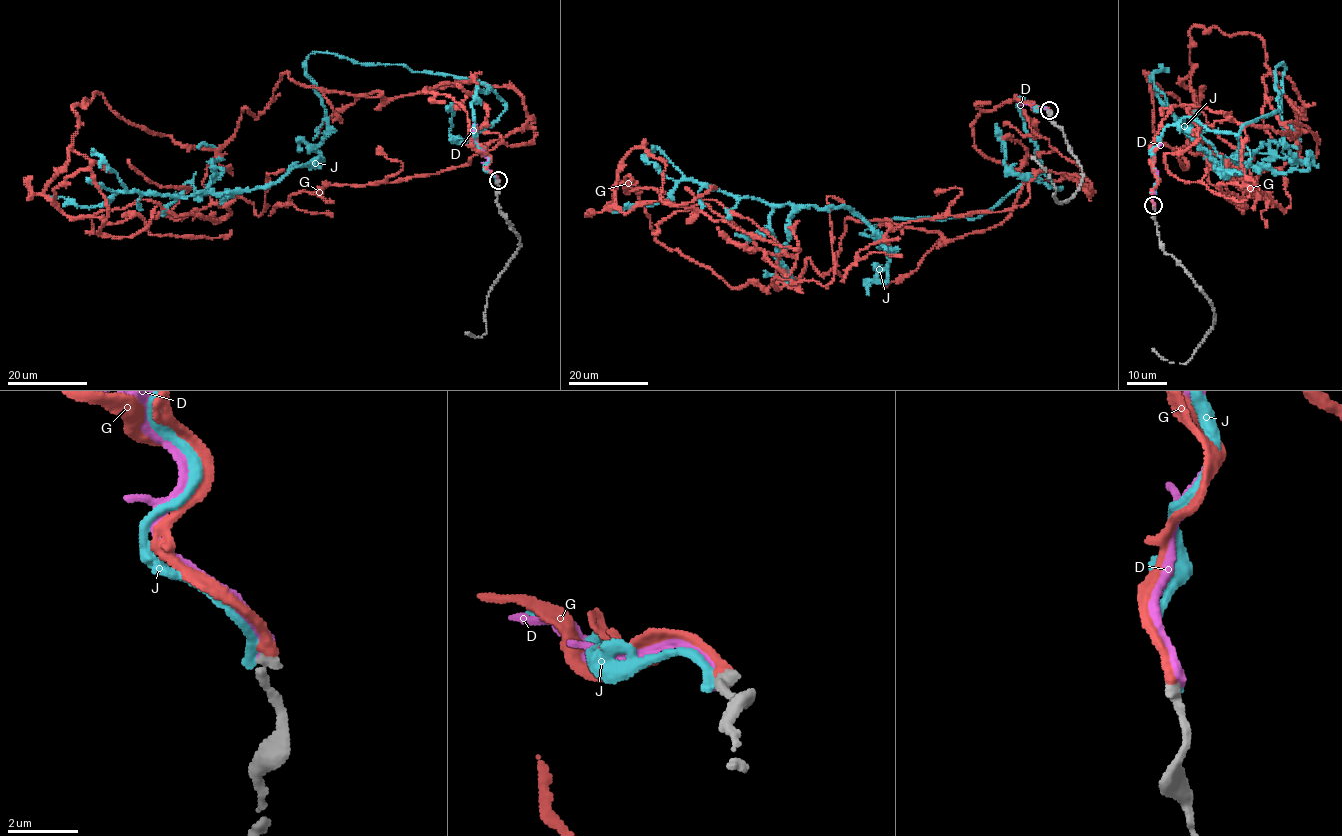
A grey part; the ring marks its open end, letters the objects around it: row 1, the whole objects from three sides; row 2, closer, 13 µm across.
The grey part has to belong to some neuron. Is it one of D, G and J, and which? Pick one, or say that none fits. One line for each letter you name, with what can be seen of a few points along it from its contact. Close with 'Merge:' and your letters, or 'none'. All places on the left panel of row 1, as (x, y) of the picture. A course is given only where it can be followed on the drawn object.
G: it runs (498, 180), (425, 91), (469, 79), (286, 72), (218, 147), (74, 105), (44, 195), (156, 206)
Merge: G

